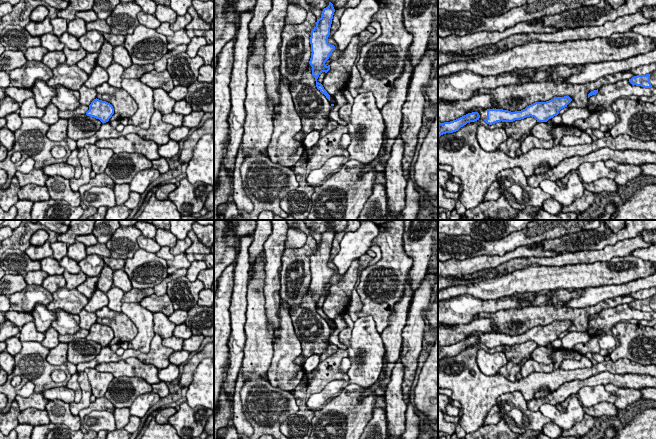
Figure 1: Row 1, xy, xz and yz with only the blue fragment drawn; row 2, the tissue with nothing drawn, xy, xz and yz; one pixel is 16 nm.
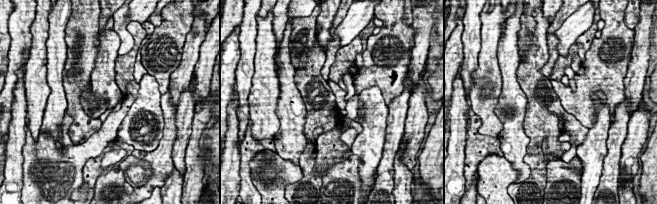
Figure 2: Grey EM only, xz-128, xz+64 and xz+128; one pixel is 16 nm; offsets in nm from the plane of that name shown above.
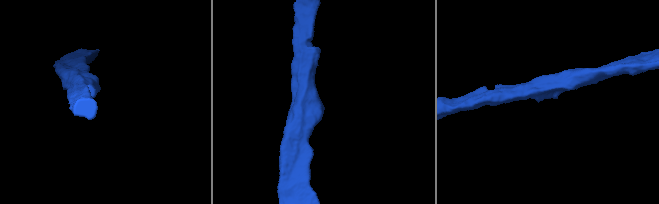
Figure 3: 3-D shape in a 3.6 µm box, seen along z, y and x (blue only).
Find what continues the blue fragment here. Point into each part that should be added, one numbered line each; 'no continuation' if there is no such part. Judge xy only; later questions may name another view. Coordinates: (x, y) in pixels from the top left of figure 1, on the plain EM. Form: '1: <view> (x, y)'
no continuation

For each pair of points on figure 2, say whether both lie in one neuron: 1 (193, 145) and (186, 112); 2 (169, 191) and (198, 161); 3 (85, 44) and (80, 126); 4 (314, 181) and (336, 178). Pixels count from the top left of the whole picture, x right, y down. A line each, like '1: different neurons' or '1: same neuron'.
1: different neurons
2: different neurons
3: same neuron
4: different neurons

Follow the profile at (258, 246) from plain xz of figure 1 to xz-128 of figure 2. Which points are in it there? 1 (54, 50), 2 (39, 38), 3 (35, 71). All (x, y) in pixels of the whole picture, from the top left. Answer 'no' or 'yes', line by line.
1: no
2: yes
3: yes

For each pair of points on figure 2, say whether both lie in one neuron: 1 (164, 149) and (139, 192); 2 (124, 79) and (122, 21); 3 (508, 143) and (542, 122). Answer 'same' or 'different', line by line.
1: same
2: different
3: different

